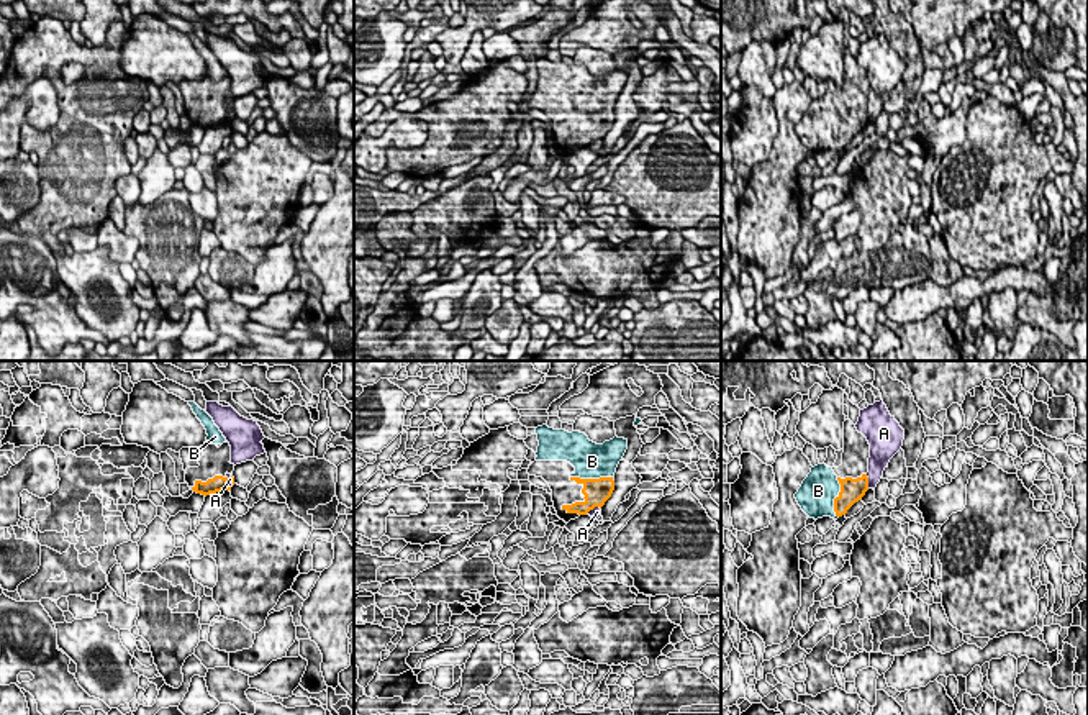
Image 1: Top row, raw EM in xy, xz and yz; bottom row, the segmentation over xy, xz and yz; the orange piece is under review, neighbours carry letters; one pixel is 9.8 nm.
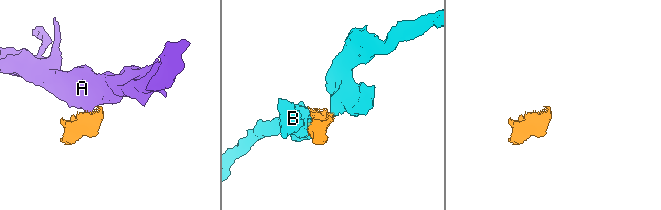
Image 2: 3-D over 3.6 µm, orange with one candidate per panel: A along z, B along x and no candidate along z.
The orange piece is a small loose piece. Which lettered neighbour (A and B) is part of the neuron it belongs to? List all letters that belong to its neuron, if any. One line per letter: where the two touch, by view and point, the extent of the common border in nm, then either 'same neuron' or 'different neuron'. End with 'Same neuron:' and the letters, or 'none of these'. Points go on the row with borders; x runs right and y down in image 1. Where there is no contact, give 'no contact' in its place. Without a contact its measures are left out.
A: contact yz (867, 481); length 150 nm; different neuron
B: contact yz (836, 497); length 400 nm; same neuron
Same neuron: B

